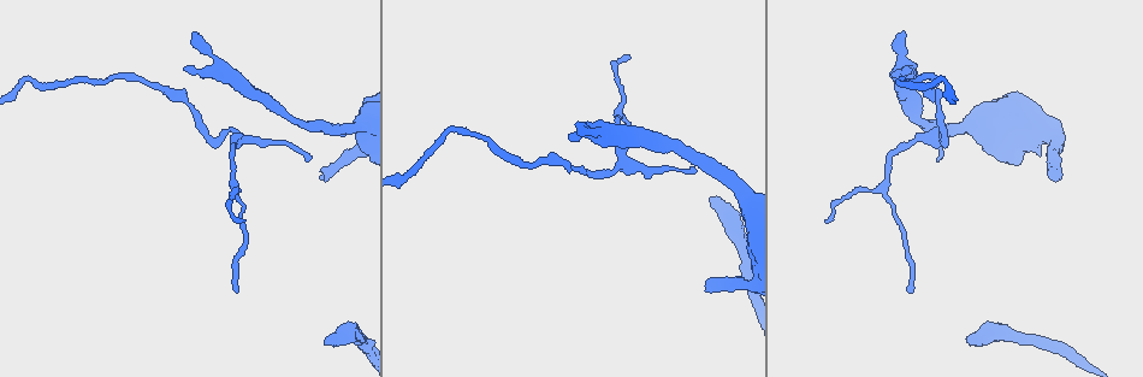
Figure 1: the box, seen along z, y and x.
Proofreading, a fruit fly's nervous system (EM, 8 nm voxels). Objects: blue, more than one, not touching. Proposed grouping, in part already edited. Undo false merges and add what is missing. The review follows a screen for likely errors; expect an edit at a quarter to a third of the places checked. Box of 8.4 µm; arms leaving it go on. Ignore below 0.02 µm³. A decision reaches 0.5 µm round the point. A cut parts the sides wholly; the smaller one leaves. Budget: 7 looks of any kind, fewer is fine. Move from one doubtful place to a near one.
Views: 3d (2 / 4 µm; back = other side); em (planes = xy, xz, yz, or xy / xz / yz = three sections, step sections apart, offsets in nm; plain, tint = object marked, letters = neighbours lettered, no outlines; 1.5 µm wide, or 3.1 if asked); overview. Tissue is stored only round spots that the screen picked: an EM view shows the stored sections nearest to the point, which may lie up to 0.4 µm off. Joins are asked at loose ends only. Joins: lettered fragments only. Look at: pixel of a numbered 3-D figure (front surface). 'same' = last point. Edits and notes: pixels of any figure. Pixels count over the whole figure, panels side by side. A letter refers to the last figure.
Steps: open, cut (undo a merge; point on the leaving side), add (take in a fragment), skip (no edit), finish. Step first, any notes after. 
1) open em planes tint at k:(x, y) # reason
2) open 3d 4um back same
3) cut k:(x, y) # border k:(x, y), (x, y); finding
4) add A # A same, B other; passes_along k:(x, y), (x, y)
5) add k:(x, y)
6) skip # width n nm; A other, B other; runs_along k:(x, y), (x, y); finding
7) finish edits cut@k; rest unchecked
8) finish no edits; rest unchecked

open 3d 4um at 1:(321, 179) # end of a long branch

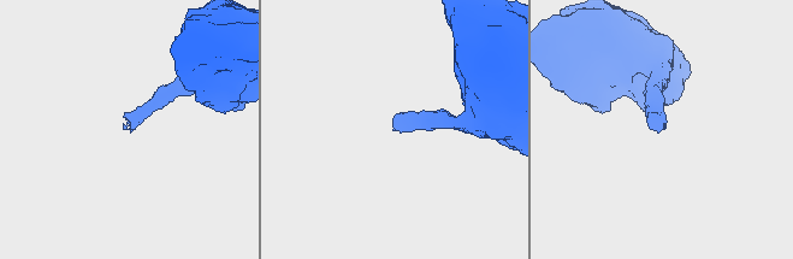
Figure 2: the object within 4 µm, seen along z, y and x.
open em planes letters at 2:(125, 128) # need the tissue

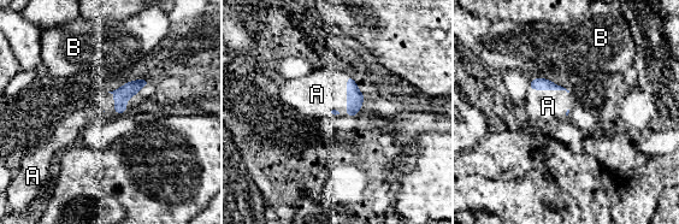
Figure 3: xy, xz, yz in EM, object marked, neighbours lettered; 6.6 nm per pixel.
add 3:(548, 106) # A same, B other; it goes on there

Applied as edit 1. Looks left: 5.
open overview # see it whole again

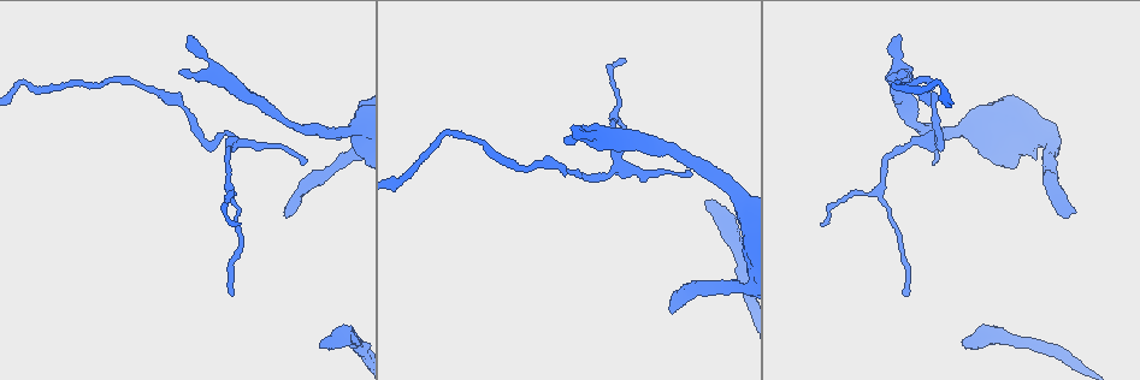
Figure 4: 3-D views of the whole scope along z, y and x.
open 3d 4um at 4:(967, 345) # branch stops here

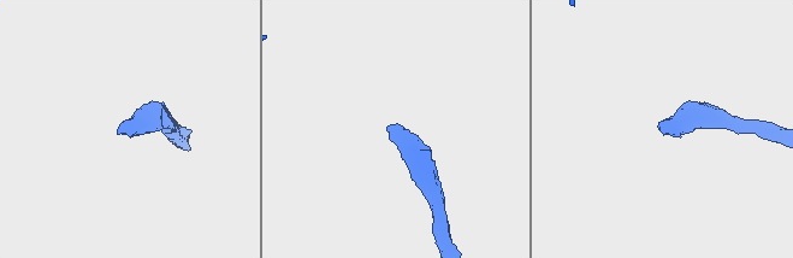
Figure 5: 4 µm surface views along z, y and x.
open em xz step 4 tint at 5:(665, 129) # need the tissue

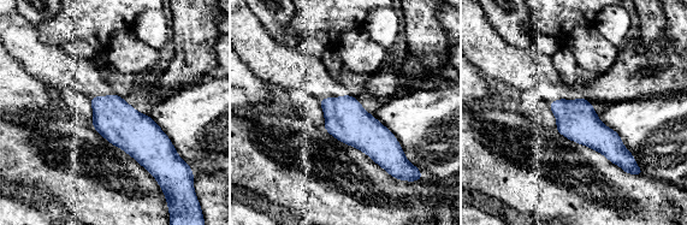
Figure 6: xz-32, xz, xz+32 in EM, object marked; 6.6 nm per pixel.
open em planes letters same

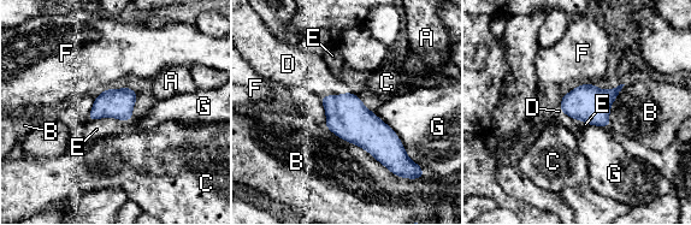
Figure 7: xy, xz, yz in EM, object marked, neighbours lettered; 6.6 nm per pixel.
add 7:(309, 70) # longest_contact B 600 nm; A other, B other, C other, D same, E other, F other, G other; passes_along 7:(347, 117), (337, 95), (309, 70); it goes on there

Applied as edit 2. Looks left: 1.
finish edits add@3, add@7; rest unchecked

